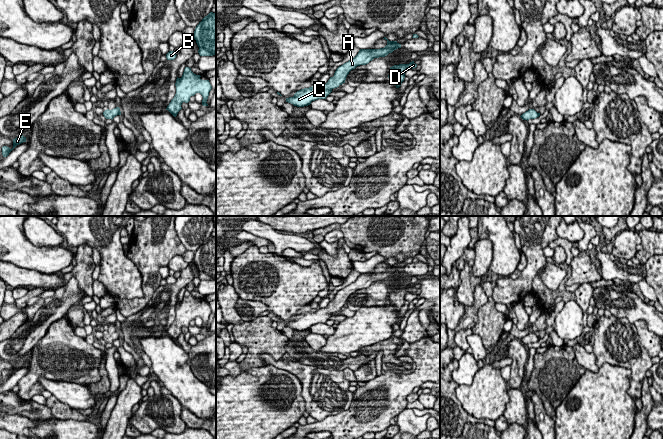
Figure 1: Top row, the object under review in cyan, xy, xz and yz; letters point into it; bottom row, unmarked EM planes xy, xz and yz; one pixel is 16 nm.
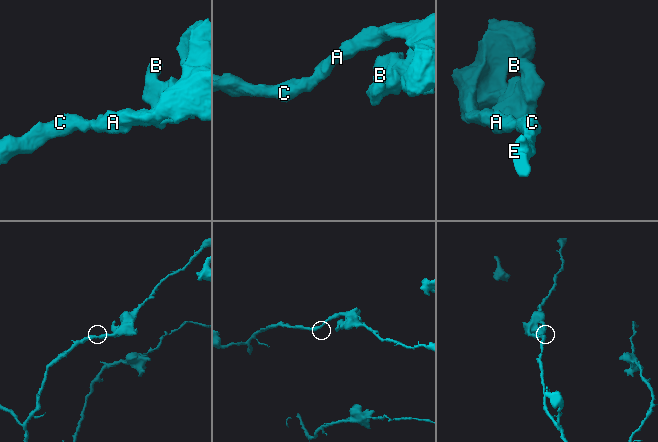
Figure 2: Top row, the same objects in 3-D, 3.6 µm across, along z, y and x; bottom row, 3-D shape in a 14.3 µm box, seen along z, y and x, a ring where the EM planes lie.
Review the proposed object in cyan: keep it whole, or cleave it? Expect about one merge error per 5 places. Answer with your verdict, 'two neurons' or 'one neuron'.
one neuron

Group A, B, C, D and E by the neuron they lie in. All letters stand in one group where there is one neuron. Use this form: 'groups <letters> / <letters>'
groups A B C D E

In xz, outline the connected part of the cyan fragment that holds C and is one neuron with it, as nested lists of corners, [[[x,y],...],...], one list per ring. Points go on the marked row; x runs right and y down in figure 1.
[[[384,37],[383,39],[387,41],[387,45],[384,48],[360,49],[358,54],[353,59],[349,60],[348,62],[344,63],[336,69],[334,76],[330,77],[326,84],[318,84],[316,86],[301,89],[297,91],[293,97],[286,98],[286,102],[291,103],[297,107],[304,107],[310,105],[312,101],[318,99],[326,99],[326,97],[332,92],[334,88],[337,88],[343,83],[345,83],[346,77],[351,70],[355,69],[357,66],[368,64],[374,58],[385,57],[389,53],[392,53],[394,50],[401,48],[401,44],[399,44],[397,41],[389,41],[386,37]]]

